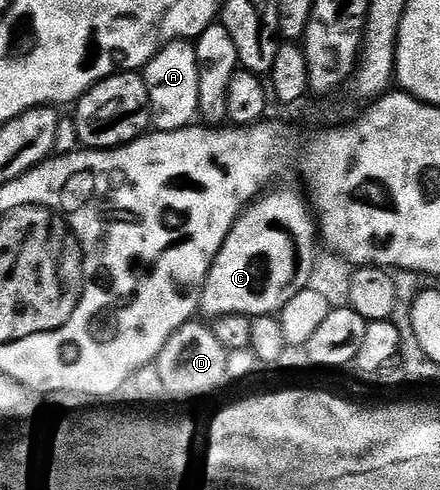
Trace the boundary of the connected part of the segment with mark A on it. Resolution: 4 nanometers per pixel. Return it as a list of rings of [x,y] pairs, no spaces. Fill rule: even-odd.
[[[187,40],[168,42],[159,49],[157,56],[144,66],[142,76],[147,81],[151,101],[151,126],[156,131],[173,132],[192,125],[199,113],[199,69],[197,52]]]

